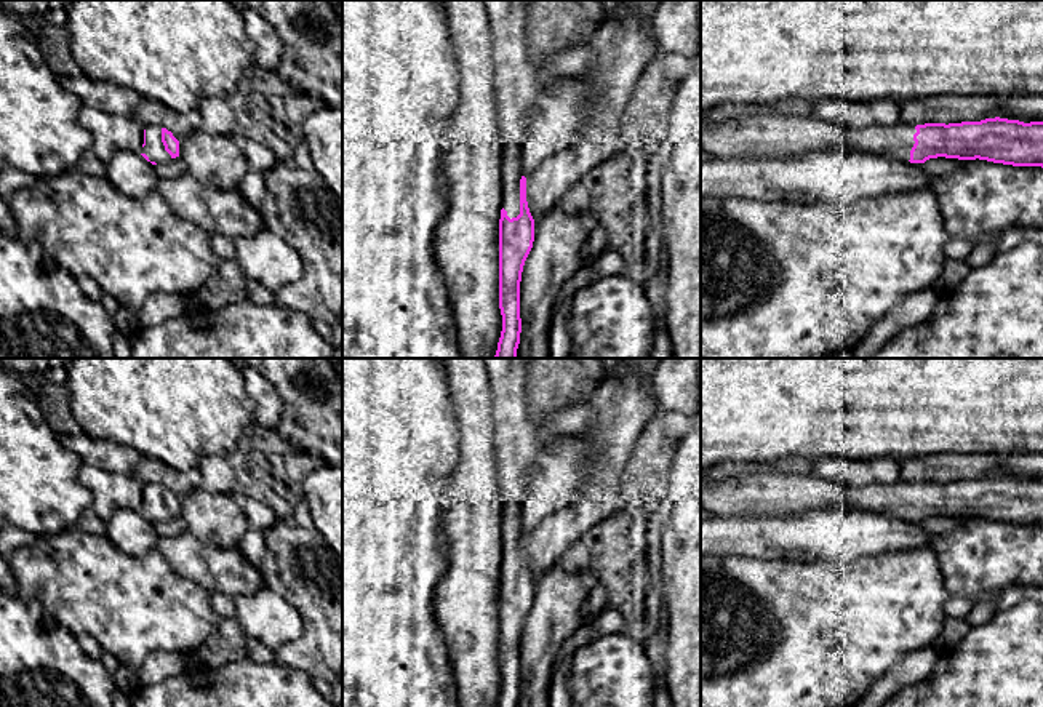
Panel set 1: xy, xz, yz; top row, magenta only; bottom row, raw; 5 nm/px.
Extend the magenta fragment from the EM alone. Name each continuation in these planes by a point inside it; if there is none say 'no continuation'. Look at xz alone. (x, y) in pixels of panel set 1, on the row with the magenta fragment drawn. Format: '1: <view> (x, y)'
1: xz (517, 82)

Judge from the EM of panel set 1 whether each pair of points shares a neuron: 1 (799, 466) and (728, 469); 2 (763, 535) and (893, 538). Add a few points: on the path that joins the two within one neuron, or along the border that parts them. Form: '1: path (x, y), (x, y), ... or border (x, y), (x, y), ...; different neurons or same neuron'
1: path (781, 466), (746, 467); same neuron
2: path (795, 535), (861, 535); same neuron

